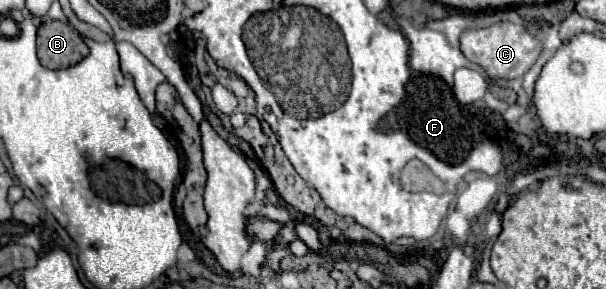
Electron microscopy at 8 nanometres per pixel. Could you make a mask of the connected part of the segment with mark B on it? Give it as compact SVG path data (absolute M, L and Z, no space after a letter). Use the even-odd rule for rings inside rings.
M47 20L37 30L37 56L45 68L67 68L89 54L83 38L65 22Z

